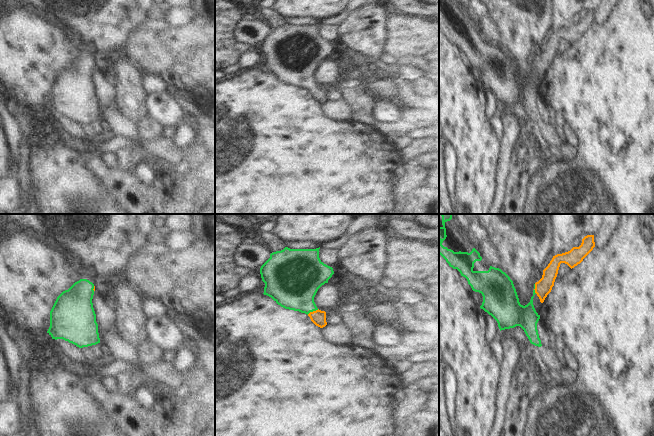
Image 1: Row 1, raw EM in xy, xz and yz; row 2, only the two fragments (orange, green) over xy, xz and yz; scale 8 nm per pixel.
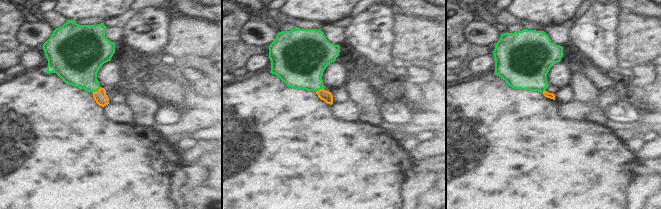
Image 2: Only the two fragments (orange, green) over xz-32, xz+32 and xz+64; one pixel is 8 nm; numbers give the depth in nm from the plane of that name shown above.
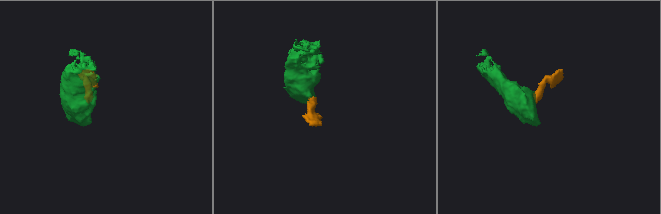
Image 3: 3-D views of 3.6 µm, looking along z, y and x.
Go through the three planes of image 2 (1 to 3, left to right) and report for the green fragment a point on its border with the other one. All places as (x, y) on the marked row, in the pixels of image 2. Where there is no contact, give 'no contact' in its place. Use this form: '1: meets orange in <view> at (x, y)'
1: meets orange in xz-32 at (96, 91)
2: meets orange in xz+32 at (319, 90)
3: meets orange in xz+64 at (544, 91)

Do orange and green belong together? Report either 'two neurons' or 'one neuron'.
one neuron

